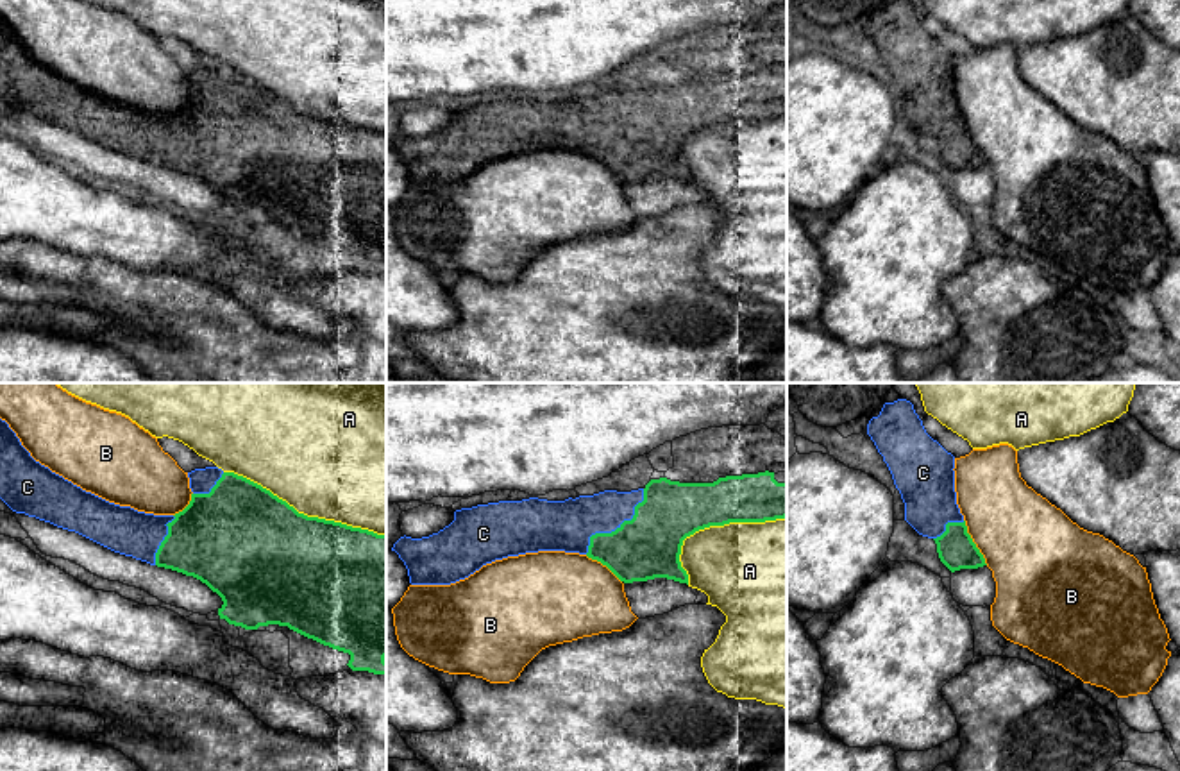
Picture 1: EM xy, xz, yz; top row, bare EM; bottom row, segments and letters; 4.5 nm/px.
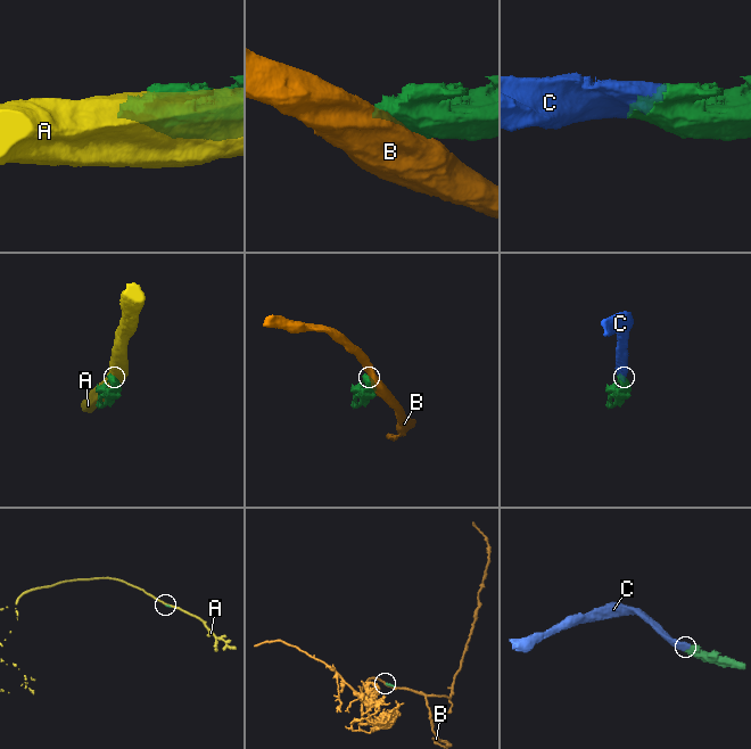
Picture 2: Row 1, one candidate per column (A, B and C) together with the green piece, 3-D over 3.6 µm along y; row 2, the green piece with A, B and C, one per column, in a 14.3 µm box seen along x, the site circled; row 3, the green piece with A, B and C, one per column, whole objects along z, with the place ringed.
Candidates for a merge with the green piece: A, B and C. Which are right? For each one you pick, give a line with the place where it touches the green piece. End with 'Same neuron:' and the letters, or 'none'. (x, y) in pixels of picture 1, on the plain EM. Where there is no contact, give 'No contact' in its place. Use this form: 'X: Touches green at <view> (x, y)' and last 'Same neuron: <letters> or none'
C: Touches green at xz (617, 127)
Same neuron: C

